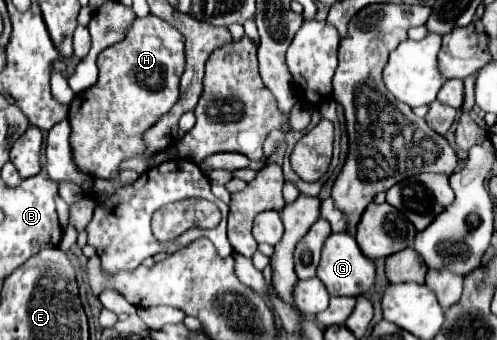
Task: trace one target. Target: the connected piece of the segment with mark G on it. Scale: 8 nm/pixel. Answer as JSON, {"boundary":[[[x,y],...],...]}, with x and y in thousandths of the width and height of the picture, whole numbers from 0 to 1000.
{"boundary":[[[702,682],[666,688],[650,724],[638,818],[654,835],[654,847],[662,853],[666,871],[726,871],[755,829],[755,771],[742,765],[738,753],[730,753],[710,688],[702,688]]]}

